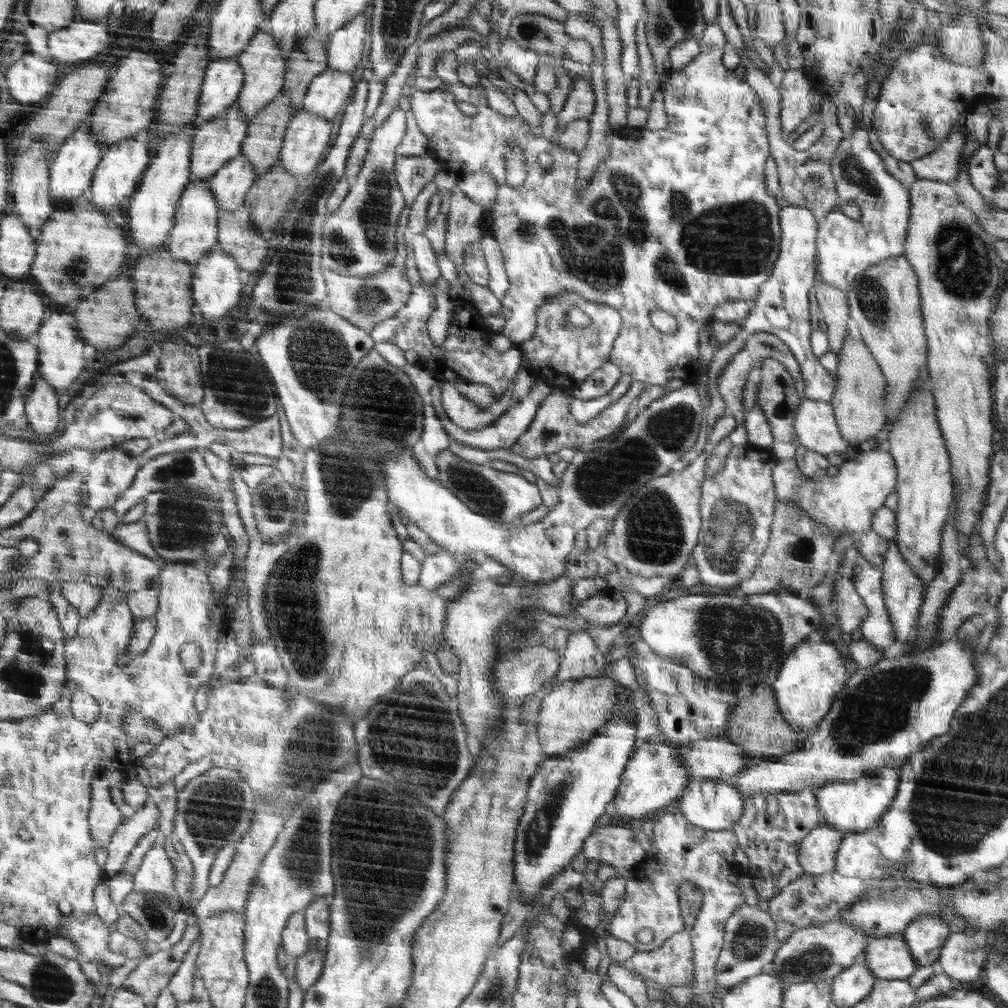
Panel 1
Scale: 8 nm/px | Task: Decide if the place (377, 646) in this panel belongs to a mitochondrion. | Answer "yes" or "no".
no

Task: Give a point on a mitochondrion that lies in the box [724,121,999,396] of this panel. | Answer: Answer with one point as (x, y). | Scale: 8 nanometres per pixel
(962, 265)

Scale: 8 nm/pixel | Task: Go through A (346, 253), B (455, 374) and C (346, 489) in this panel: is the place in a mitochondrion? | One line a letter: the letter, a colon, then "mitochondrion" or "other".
A: mitochondrion
B: other
C: mitochondrion

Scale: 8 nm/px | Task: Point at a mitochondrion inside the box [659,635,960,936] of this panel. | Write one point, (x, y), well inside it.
(877, 708)

